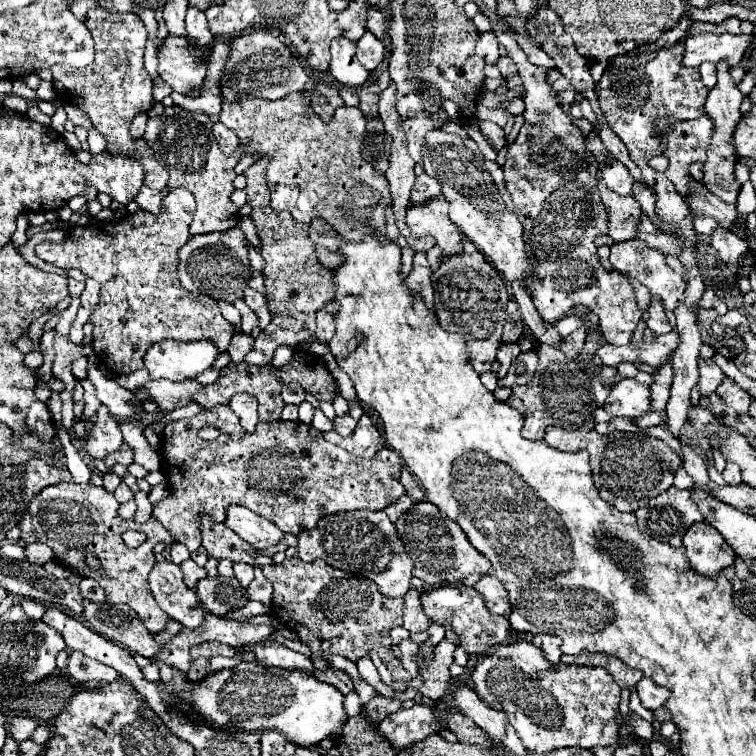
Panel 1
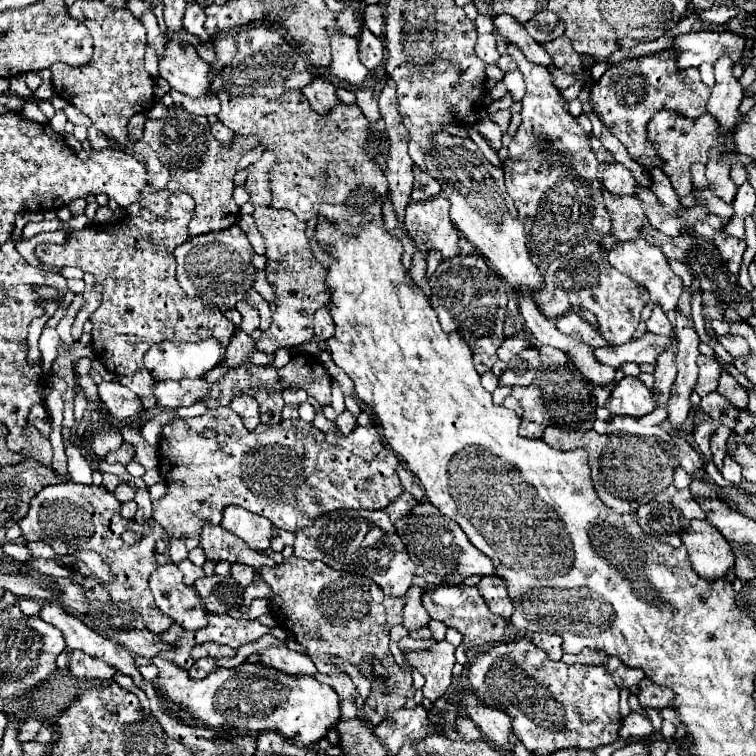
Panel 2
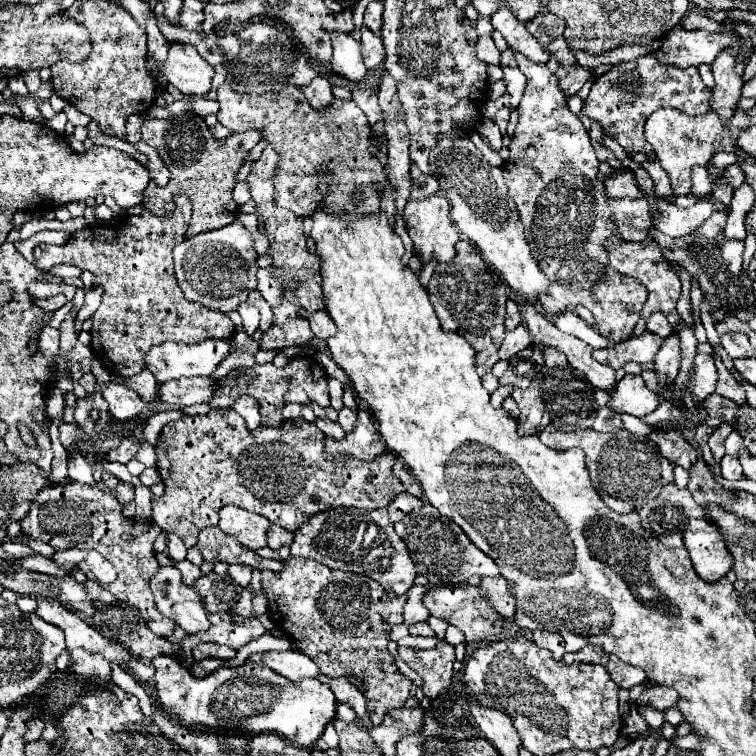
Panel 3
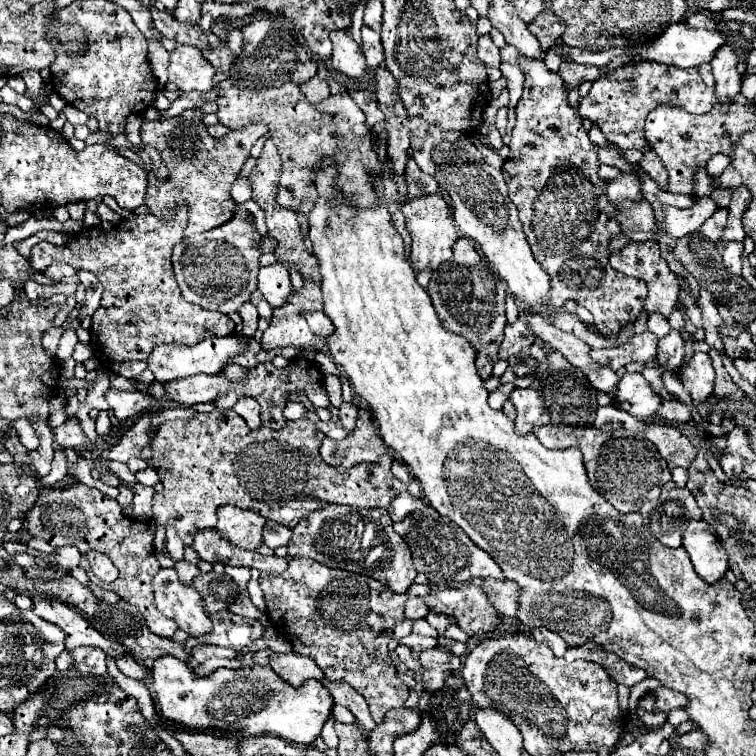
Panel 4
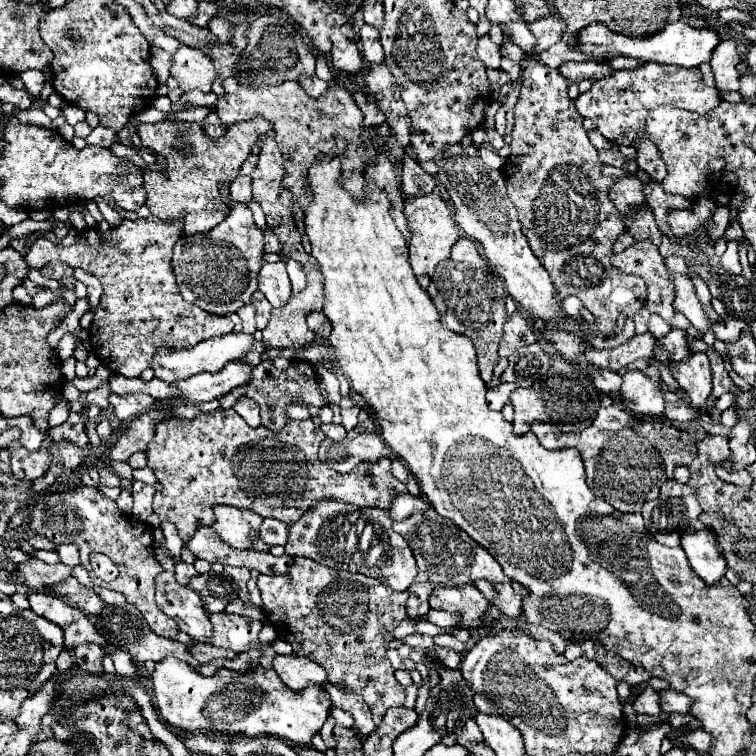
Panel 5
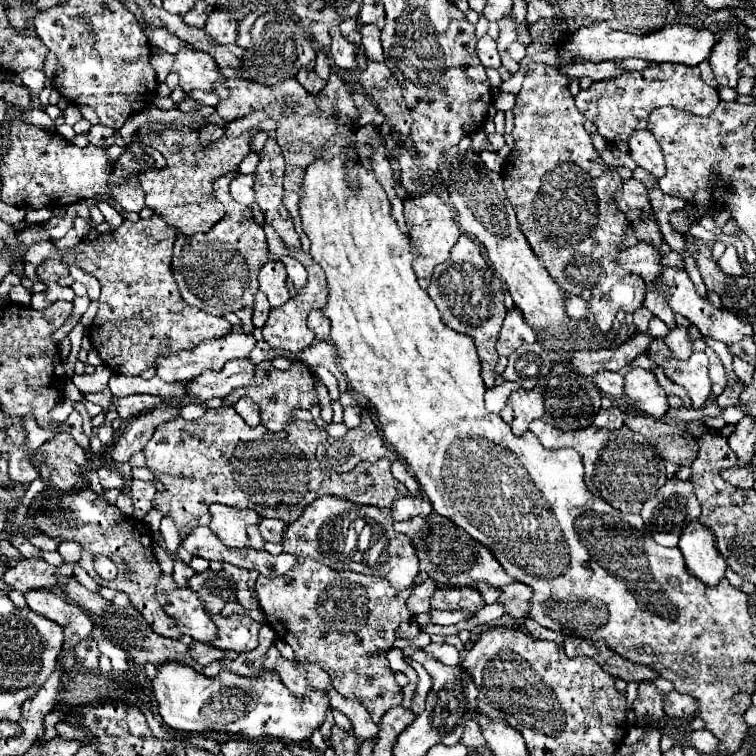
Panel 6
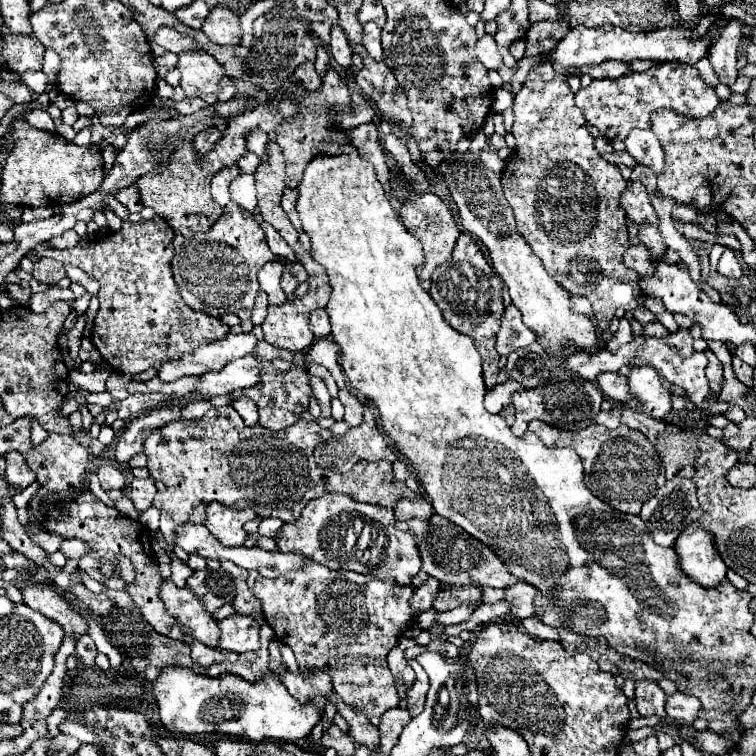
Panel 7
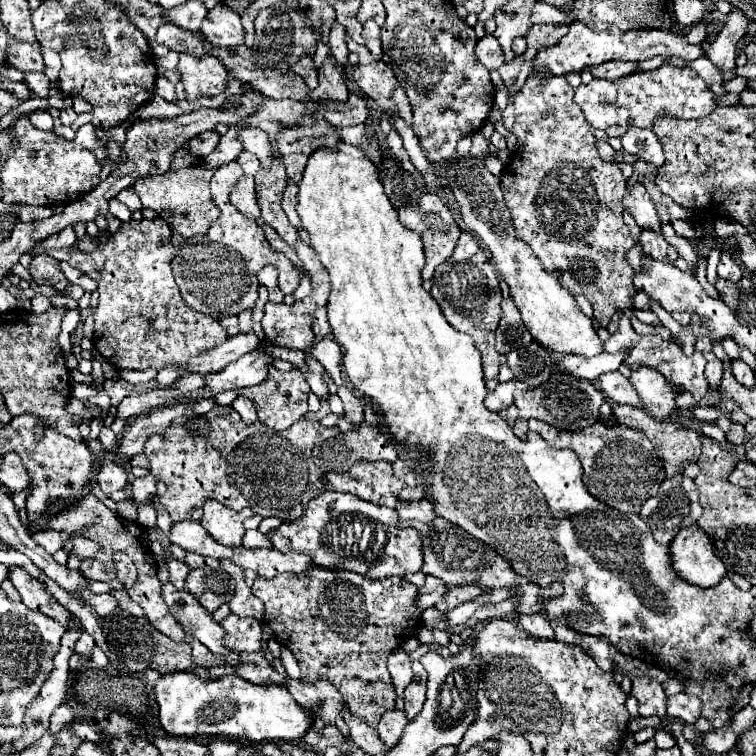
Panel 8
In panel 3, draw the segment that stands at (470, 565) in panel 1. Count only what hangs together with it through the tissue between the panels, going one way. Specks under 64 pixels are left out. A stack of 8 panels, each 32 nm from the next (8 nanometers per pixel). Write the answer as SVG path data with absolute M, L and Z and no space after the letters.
M428 502L422 508L416 508L416 512L404 516L404 520L396 522L394 528L396 534L406 542L410 556L416 564L416 572L422 574L434 586L466 582L470 576L500 576L494 560L482 550L478 550L462 532L462 528L456 526L456 522L442 516Z

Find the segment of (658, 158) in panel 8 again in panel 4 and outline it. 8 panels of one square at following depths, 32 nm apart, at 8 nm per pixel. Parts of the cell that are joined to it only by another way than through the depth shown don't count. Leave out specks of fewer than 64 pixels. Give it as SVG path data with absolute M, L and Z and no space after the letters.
M646 150L644 158L642 158L642 162L638 166L648 172L648 176L658 184L658 188L662 192L668 192L668 172L662 166L662 162L658 160L658 156L656 156L654 150Z

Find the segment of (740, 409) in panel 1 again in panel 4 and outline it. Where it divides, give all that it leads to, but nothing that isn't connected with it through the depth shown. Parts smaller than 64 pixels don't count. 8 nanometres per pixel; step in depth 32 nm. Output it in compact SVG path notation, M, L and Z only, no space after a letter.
M710 350L710 358L712 358L712 364L714 364L714 370L716 370L716 388L714 388L714 394L716 396L728 396L732 400L742 400L744 398L744 390L740 386L734 384L734 380L730 378L730 374L726 372L724 364L722 364L722 356L718 350Z

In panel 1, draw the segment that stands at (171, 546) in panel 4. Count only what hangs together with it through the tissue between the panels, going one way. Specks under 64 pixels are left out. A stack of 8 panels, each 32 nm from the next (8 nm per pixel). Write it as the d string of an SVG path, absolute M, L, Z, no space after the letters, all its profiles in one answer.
M180 542L172 544L172 548L170 548L170 560L172 560L174 564L182 564L182 562L188 560L188 558L190 558L190 550L188 550L184 544L180 544Z

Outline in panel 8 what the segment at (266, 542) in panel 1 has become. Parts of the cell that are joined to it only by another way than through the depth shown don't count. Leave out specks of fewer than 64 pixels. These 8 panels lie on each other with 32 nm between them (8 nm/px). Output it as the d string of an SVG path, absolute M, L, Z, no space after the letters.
M216 500L204 502L204 516L202 526L210 532L214 540L218 540L224 546L240 546L244 538L244 520L254 516L250 508L244 508L240 512L234 512L226 506L222 506Z

